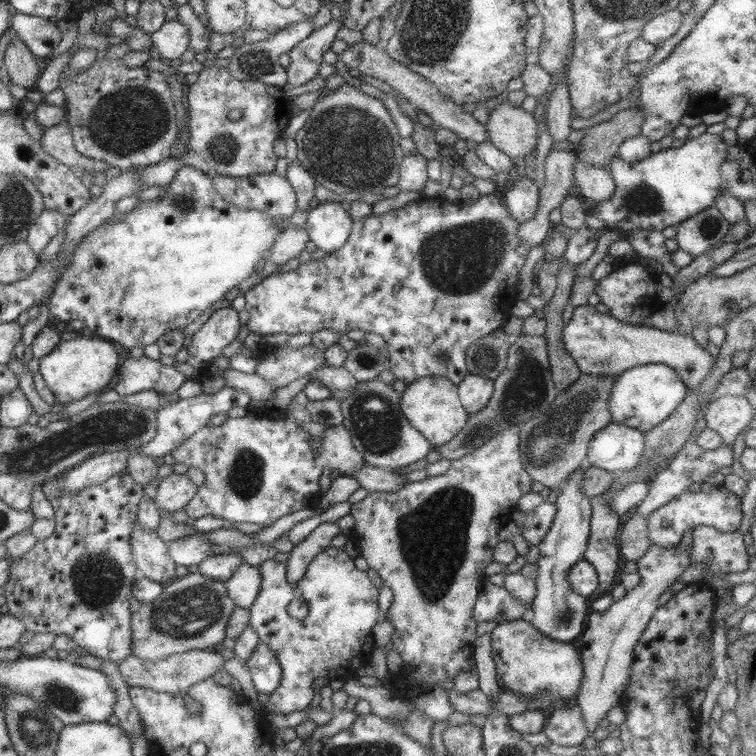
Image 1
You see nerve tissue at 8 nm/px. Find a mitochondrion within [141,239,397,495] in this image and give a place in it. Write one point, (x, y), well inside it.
(366, 360)

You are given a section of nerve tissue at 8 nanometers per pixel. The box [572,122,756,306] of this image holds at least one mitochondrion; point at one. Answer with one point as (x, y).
(644, 200)

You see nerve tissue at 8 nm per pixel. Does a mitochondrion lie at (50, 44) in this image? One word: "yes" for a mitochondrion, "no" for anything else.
no

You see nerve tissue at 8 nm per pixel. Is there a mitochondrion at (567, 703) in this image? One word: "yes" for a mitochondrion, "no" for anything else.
no

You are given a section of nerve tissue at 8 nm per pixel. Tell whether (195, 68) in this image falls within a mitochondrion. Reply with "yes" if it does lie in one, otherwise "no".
no

